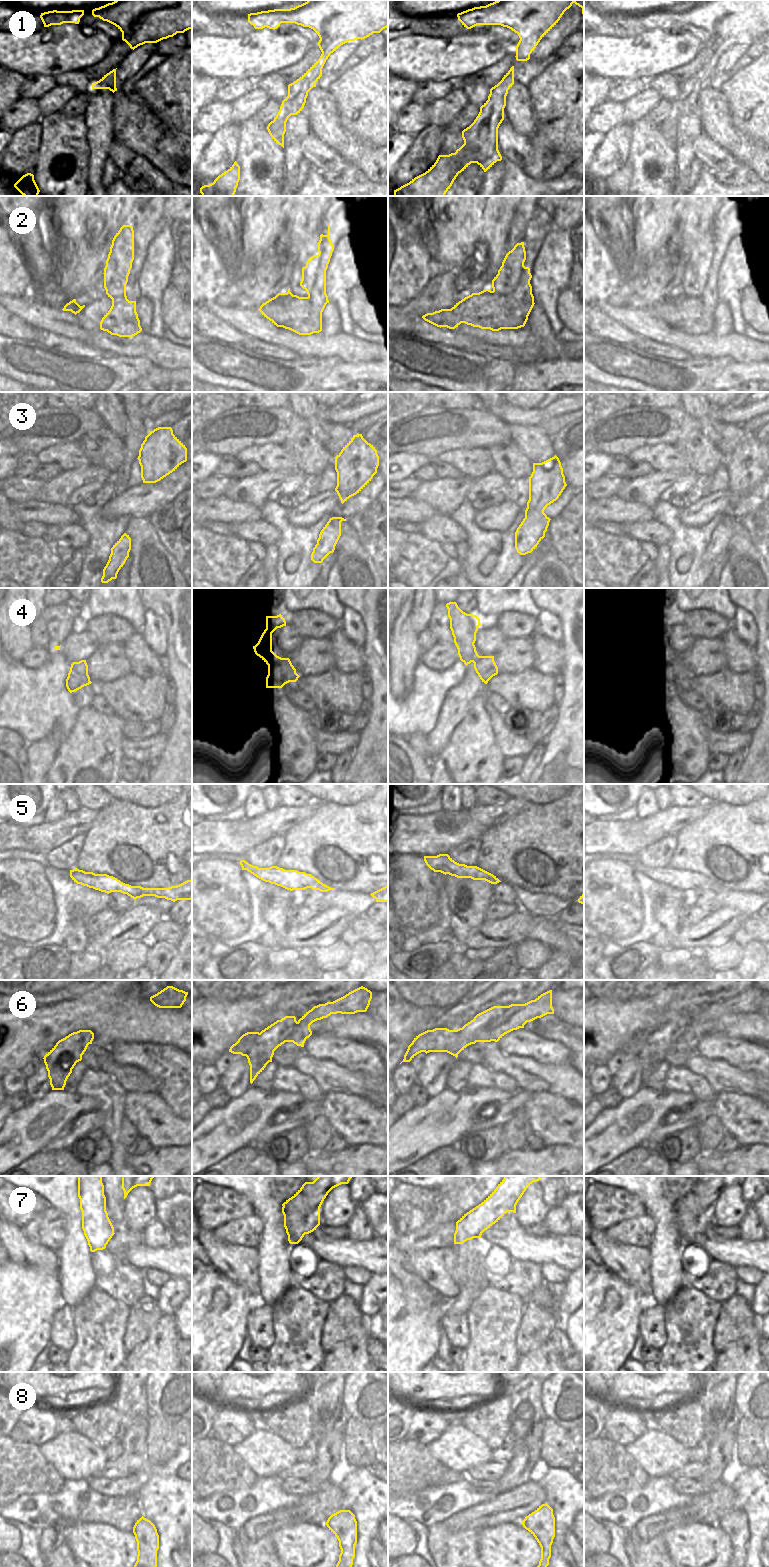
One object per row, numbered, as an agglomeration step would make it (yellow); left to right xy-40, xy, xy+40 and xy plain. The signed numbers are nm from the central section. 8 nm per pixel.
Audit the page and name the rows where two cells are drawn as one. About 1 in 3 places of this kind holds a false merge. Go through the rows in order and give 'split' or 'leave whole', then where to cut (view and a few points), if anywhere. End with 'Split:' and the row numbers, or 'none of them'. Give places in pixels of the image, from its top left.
1: leave whole | no cut
2: split | xy+40 (493, 289), (507, 296), (506, 313), (513, 316), (518, 327)
3: leave whole | no cut
4: leave whole | no cut
5: leave whole | no cut
6: split | xy+40 (506, 1006), (506, 1009), (498, 1017), (476, 1033), (475, 1041)
7: split | xy (282, 1207), (285, 1211), (287, 1230), (294, 1243)
8: leave whole | no cut
Split: 2, 6, 7

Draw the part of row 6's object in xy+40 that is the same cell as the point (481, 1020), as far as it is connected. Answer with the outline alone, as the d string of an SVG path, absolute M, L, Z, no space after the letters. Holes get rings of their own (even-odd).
M493 1006L479 1014L462 1027L462 1039L458 1045L458 1053L467 1046L476 1043L476 1033L499 1018L506 1011L506 1006Z

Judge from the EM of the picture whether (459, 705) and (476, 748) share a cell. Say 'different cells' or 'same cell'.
different cells

